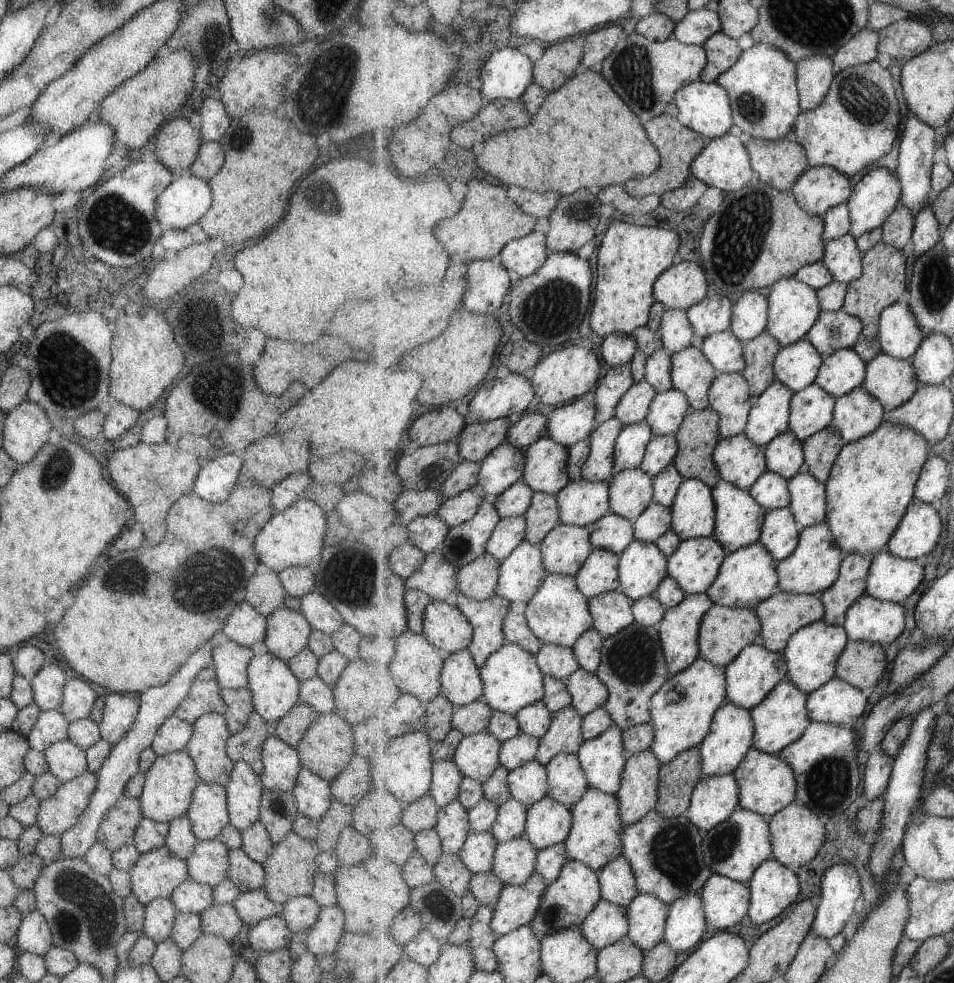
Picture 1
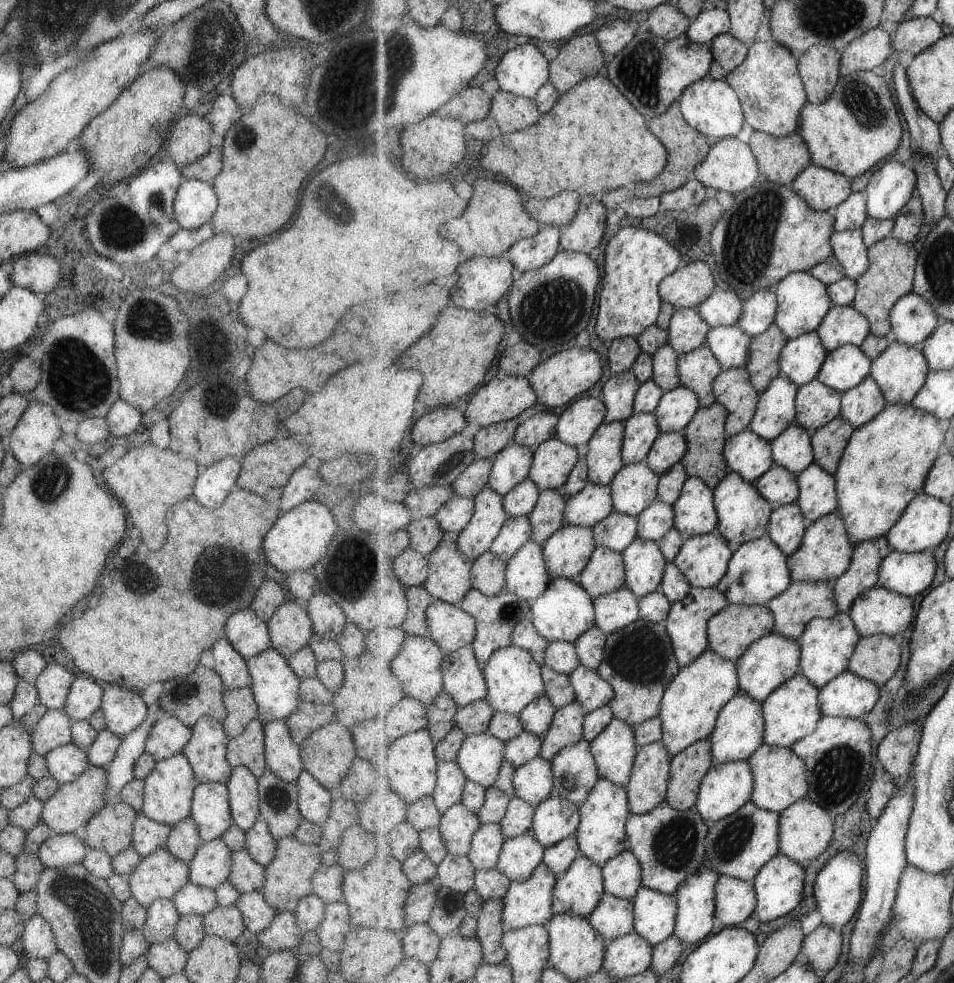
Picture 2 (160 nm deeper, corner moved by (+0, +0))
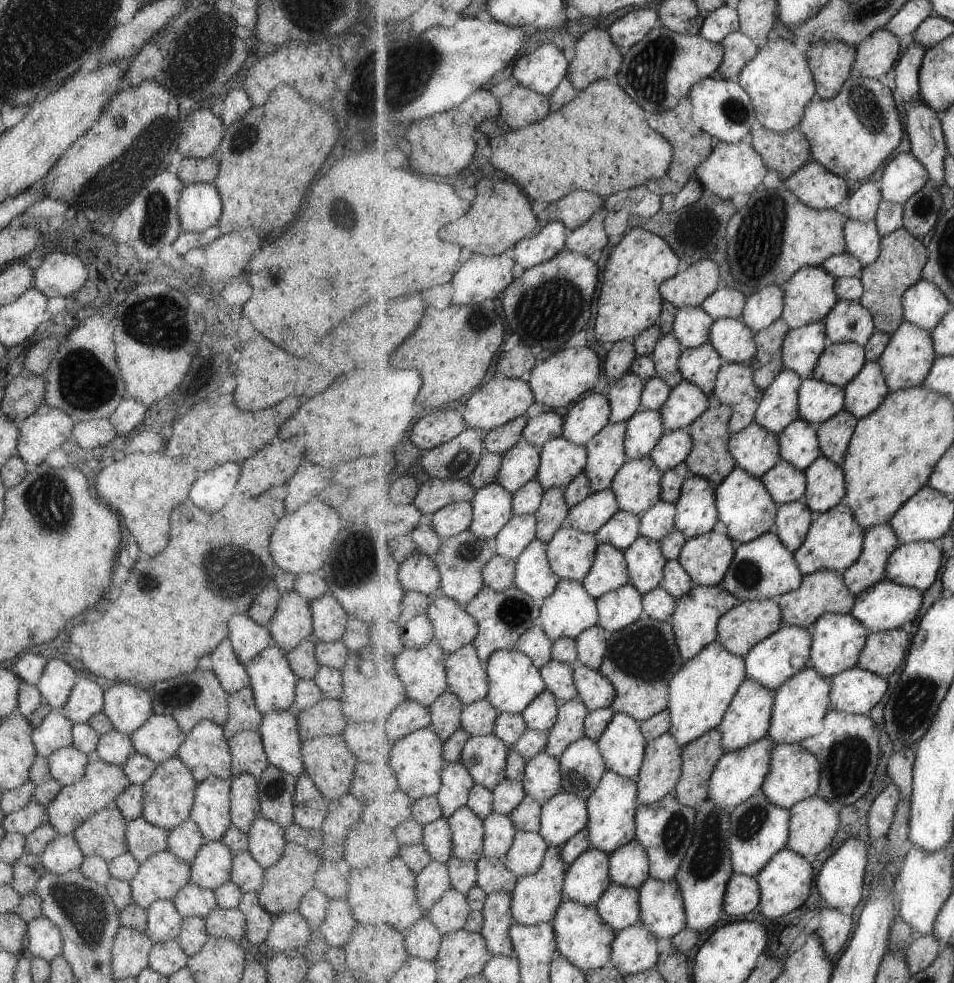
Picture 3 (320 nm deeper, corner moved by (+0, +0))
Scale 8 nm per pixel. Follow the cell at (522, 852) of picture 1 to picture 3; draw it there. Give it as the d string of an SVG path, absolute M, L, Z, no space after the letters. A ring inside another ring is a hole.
M519 831L505 858L506 865L518 877L535 874L544 864L549 847L539 831Z

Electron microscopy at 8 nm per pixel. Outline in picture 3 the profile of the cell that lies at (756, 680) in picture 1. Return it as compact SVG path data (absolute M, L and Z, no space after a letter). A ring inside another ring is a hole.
M797 625L783 626L769 638L757 644L744 656L748 678L760 682L765 688L777 690L792 676L813 666L812 664L812 630Z

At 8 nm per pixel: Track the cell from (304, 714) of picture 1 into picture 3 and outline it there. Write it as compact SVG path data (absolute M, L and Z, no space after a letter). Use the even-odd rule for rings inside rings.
M323 697L313 706L296 711L297 730L301 741L321 735L341 735L347 724L337 699Z

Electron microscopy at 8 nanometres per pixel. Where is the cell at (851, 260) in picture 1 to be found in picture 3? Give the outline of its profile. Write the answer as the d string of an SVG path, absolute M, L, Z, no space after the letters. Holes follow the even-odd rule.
M848 217L845 232L847 252L860 258L865 267L881 256L883 236L876 220L865 222Z

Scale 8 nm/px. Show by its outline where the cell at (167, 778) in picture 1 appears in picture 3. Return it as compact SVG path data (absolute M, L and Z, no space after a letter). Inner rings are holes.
M173 755L160 765L156 765L149 778L141 785L142 811L140 816L149 824L170 831L174 826L188 819L195 787L196 782L189 769L179 760L179 757Z

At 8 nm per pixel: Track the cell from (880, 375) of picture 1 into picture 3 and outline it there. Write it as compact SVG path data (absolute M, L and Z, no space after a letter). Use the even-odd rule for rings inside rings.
M905 321L892 334L889 346L883 351L878 361L884 370L890 389L898 391L923 386L938 357L932 333L922 329L921 326Z

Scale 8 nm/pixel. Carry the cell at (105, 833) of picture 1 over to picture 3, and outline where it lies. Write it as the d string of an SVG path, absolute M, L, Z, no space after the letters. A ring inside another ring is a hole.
M114 804L88 816L73 832L82 856L97 855L106 863L127 851L124 830L126 820Z

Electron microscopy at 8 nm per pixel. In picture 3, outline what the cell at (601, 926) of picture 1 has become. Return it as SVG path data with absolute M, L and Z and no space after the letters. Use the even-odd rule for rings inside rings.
M615 882L597 904L598 913L605 924L619 932L640 921L640 889L617 884Z

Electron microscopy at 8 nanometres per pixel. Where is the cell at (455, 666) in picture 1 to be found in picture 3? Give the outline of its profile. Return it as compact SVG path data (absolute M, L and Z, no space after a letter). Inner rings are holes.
M473 643L449 654L445 666L448 670L448 692L456 694L465 706L488 698L488 670Z

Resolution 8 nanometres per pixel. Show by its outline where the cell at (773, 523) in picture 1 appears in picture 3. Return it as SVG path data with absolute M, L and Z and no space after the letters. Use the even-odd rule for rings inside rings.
M805 500L790 502L780 505L775 530L795 553L806 541L815 518L816 514L805 504Z

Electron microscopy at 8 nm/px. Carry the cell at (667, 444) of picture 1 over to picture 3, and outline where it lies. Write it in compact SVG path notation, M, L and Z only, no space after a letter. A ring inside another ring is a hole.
M679 429L664 434L650 457L664 472L685 463L692 453L694 440L690 429Z

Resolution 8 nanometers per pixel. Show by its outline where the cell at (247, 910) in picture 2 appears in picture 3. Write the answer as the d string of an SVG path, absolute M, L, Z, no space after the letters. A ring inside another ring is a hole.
M242 893L236 906L243 915L244 936L253 947L264 941L273 917L258 903L256 893Z

